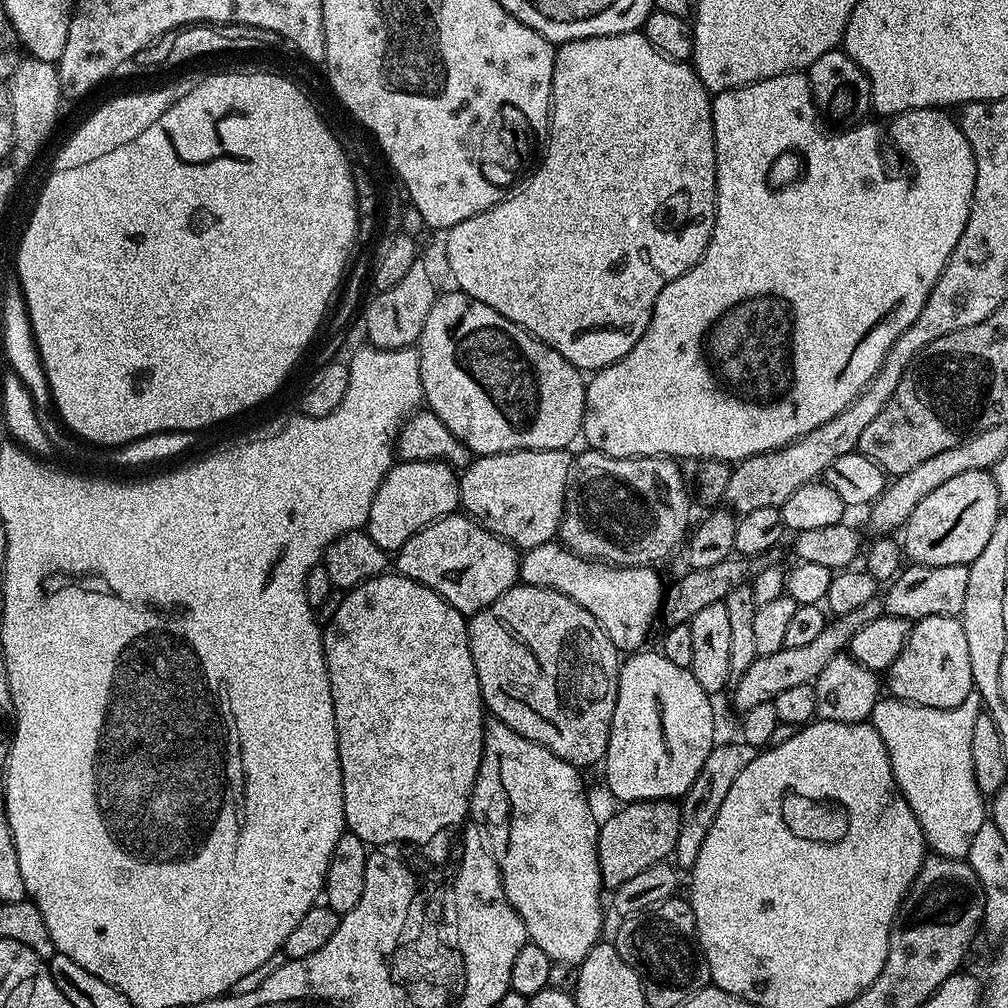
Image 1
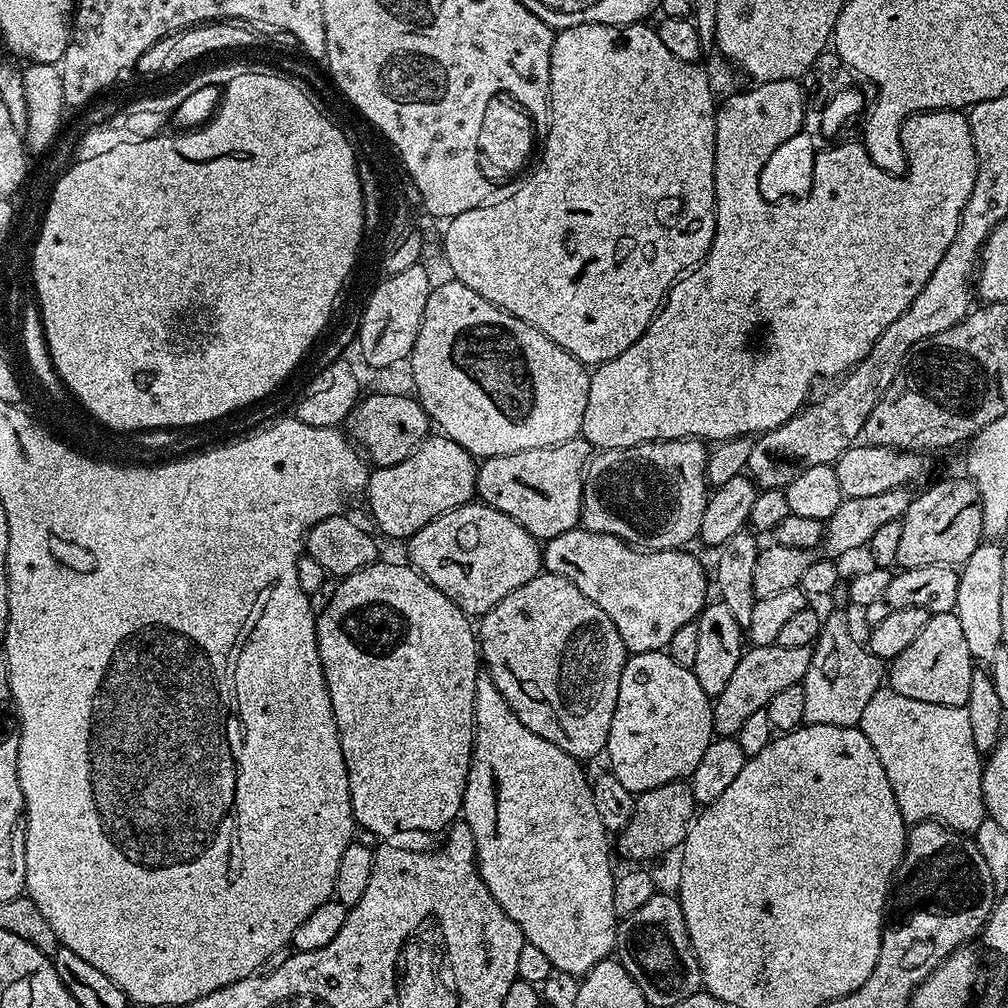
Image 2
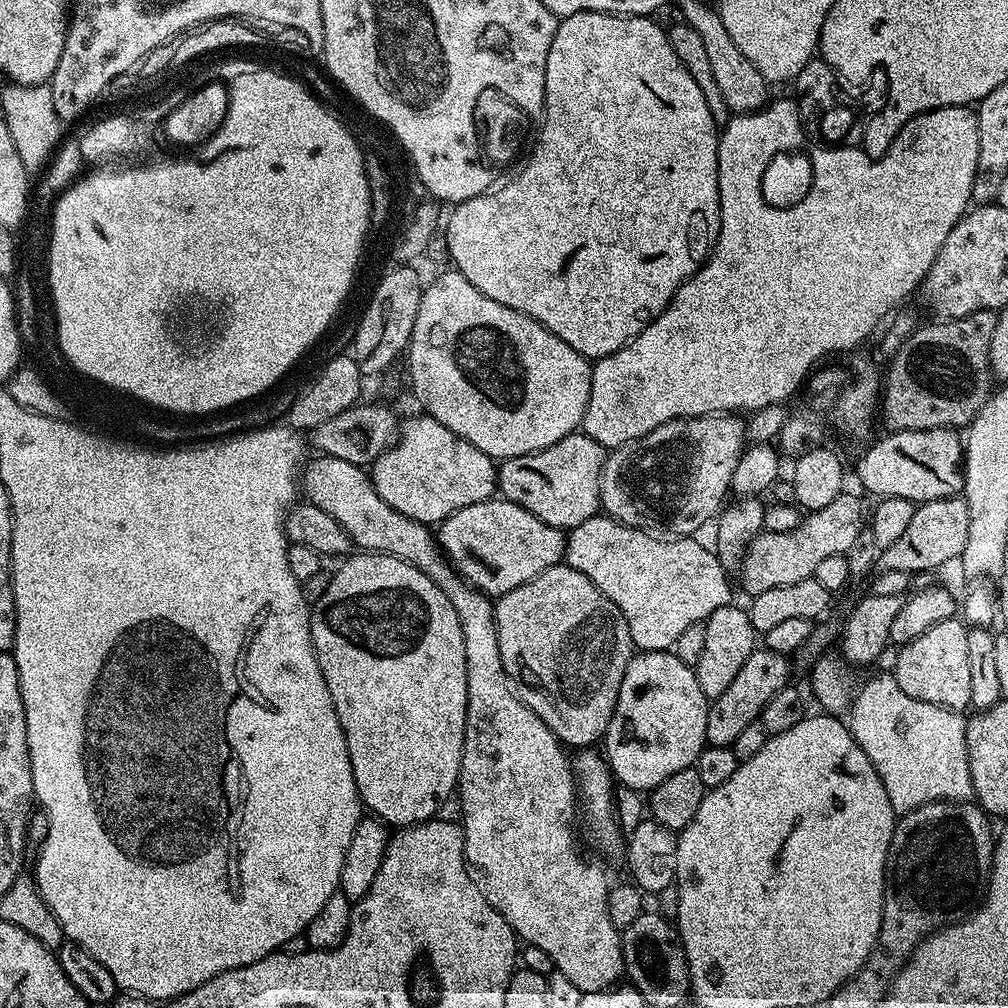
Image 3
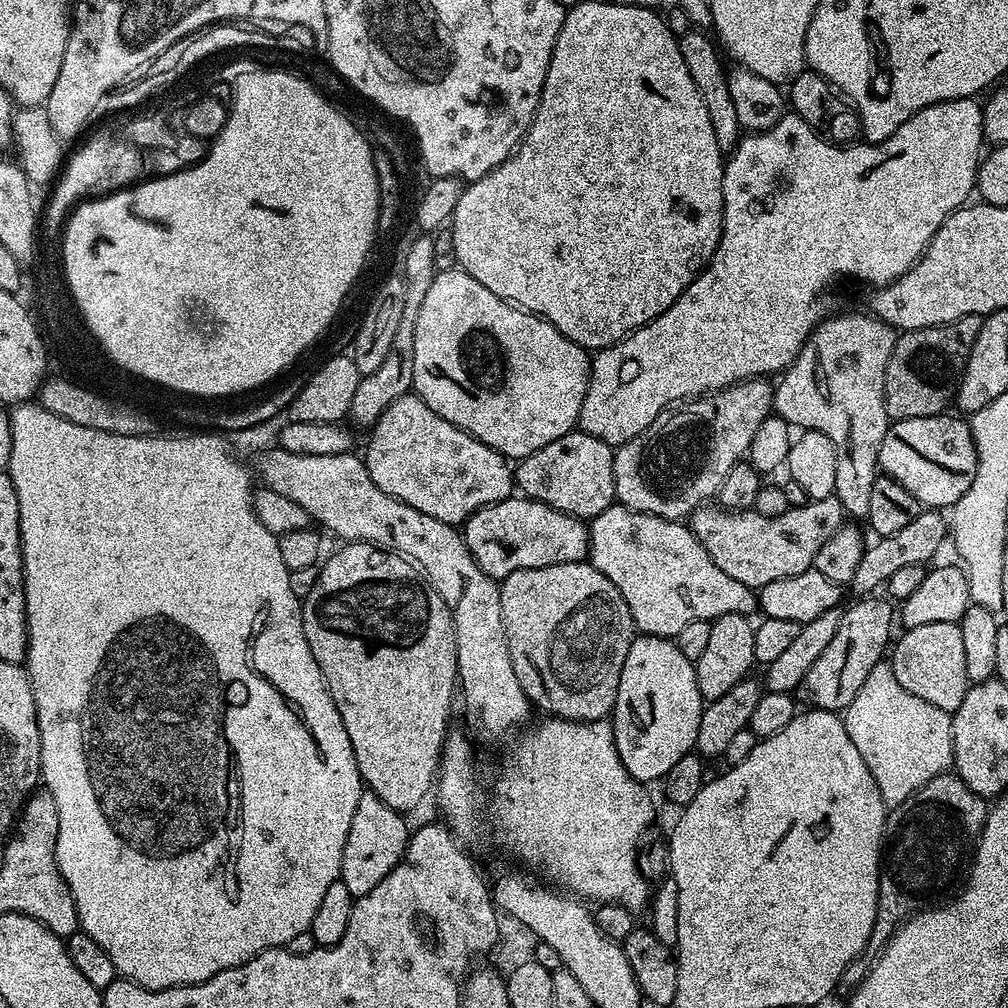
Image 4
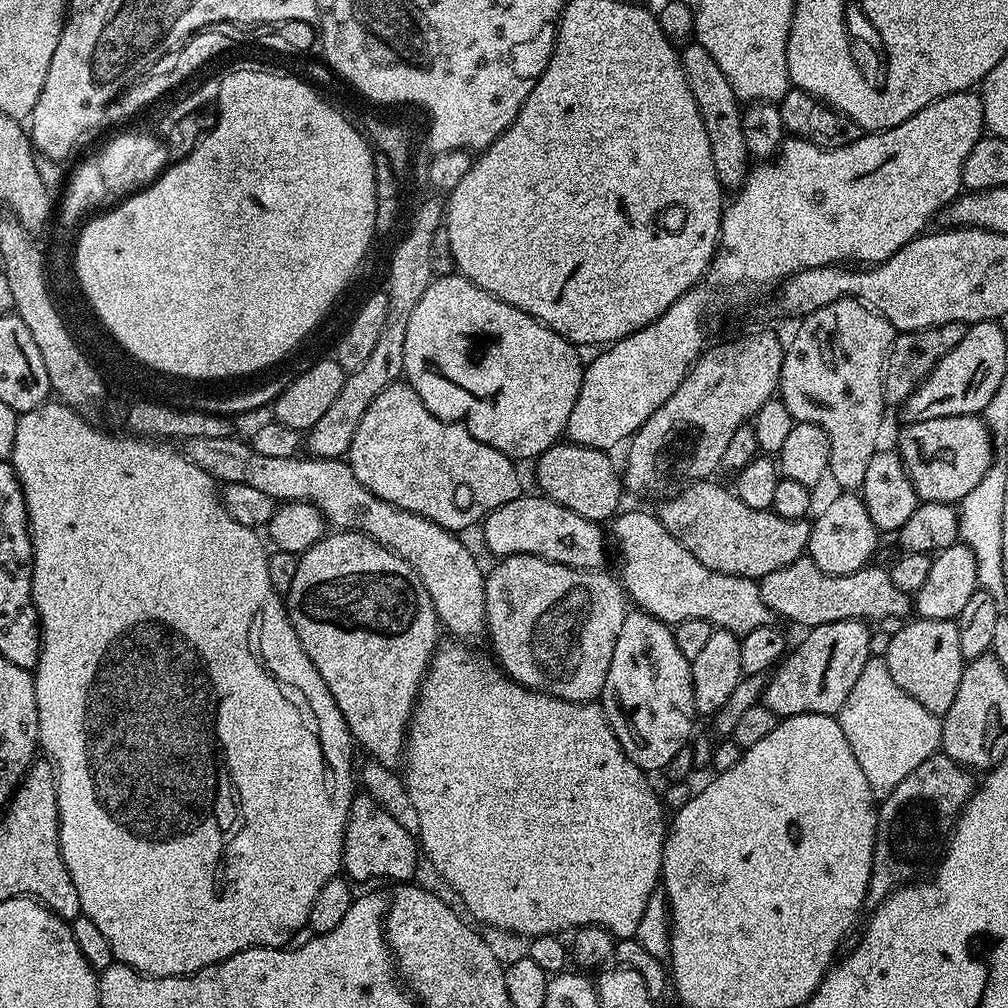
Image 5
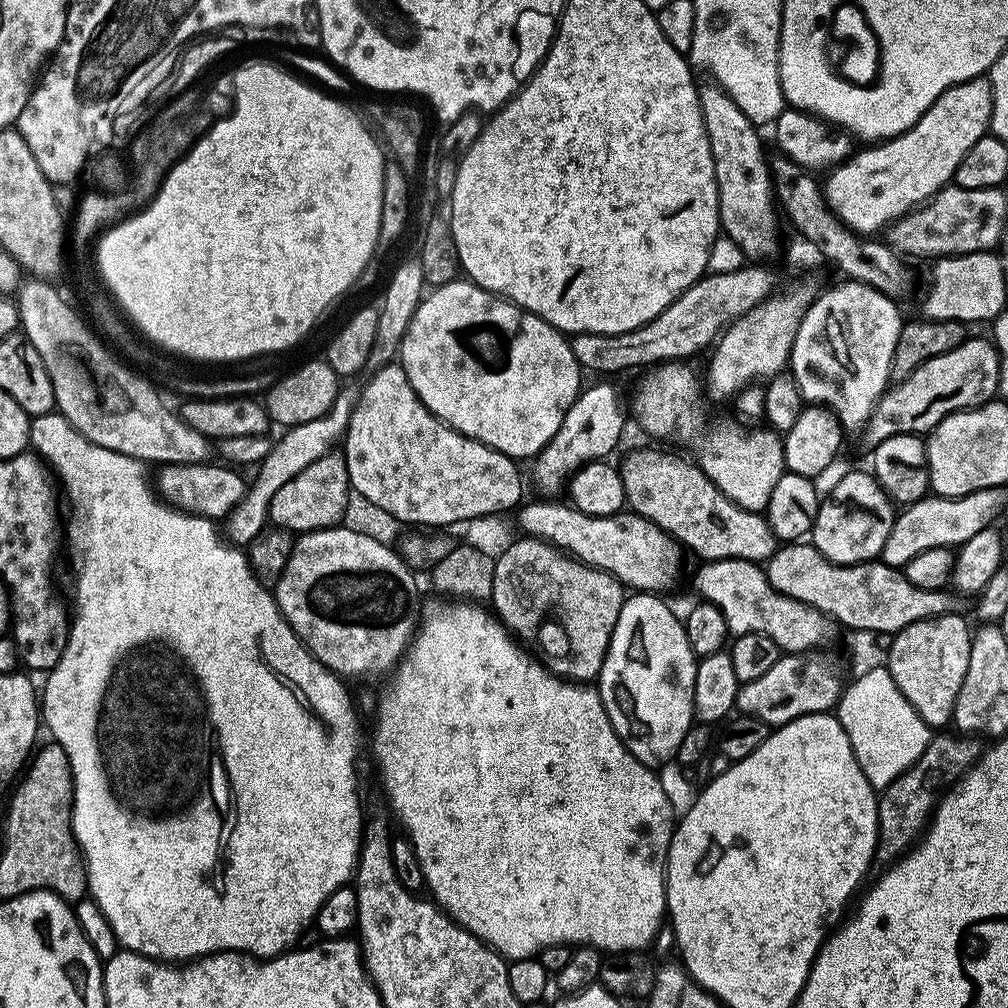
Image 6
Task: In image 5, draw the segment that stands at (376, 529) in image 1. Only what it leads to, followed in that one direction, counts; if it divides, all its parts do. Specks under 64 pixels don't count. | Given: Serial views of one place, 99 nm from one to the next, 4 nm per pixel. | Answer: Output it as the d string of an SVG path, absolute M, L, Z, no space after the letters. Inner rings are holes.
M397 382L386 386L386 388L381 390L374 398L373 402L370 403L369 410L362 416L358 424L357 432L353 438L353 444L350 446L346 455L346 462L354 470L356 477L362 482L362 486L366 486L366 490L370 490L372 495L382 498L402 510L424 516L427 520L433 520L435 524L441 524L443 528L449 530L467 530L472 525L479 525L484 517L490 515L494 510L498 510L498 506L506 506L506 502L510 502L522 494L520 476L516 473L515 466L512 465L515 464L513 457L508 456L505 452L500 452L496 448L490 447L489 444L484 444L478 438L474 438L470 435L468 429L459 423L439 420L439 418L425 406L422 402L422 398L415 392L412 385L407 382Z

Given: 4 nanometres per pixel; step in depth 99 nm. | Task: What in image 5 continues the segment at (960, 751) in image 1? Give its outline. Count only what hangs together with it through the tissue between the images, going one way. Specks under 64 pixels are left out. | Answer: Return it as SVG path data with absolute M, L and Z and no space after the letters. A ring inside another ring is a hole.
M880 654L869 656L866 670L858 674L858 682L854 682L854 690L850 690L850 698L846 698L838 719L842 734L846 734L846 742L850 742L850 750L854 750L854 758L858 758L858 766L862 766L862 774L866 774L866 782L870 782L870 790L877 798L889 796L906 774L914 774L926 758L941 751L941 717L926 710L922 702L914 702L890 678L890 670Z

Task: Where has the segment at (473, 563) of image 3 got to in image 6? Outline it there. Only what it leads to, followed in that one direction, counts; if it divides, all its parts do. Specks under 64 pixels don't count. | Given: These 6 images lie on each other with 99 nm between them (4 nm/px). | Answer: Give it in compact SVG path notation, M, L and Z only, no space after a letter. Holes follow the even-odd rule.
M567 503L526 504L519 509L520 524L528 531L525 533L529 537L551 542L555 547L567 550L583 564L609 572L629 589L644 594L660 594L663 588L675 582L680 572L681 545L646 518L635 514L588 516Z

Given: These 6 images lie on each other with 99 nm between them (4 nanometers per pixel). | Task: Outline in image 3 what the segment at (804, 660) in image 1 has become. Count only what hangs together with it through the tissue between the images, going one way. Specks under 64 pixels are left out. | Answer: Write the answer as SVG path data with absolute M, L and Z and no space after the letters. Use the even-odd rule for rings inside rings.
M763 646L757 647L756 651L750 654L750 658L742 662L742 670L738 670L738 674L726 690L709 703L705 743L714 747L731 747L734 739L746 730L746 726L759 719L766 702L778 690L787 687L788 672L790 673L789 657Z

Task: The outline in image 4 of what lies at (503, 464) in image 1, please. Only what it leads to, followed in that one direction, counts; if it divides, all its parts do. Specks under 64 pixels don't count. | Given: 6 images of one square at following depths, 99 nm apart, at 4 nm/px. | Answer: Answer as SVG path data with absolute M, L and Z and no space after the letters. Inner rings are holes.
M583 430L567 432L562 438L550 442L550 446L525 456L523 460L519 461L514 468L514 484L527 499L548 504L559 512L581 518L597 516L605 512L616 500L613 445L602 442Z

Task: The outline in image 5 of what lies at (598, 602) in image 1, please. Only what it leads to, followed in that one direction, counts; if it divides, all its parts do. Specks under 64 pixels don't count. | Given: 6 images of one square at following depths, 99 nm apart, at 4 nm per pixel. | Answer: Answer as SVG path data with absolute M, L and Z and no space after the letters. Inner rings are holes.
M623 512L614 520L616 540L624 555L624 565L619 575L625 593L637 609L657 616L669 626L681 624L688 618L702 618L716 628L729 628L737 634L769 623L768 606L762 600L760 585L755 579L728 576L702 566L702 562L694 558L689 548L682 546L682 542L678 542L675 536L664 529L659 515Z

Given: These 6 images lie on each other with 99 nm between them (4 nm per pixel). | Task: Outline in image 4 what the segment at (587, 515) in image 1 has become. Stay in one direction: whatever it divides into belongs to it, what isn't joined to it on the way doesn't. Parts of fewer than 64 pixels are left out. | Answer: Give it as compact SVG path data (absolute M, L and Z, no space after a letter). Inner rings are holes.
M768 378L741 380L711 394L700 394L687 402L665 408L646 430L642 430L642 434L615 449L616 500L633 512L661 516L664 520L680 522L691 517L697 508L707 505L717 495L731 468L745 459L758 426L762 426L773 408L774 384ZM692 427L708 436L708 445L704 448L704 464L694 465L692 480L688 480Z

